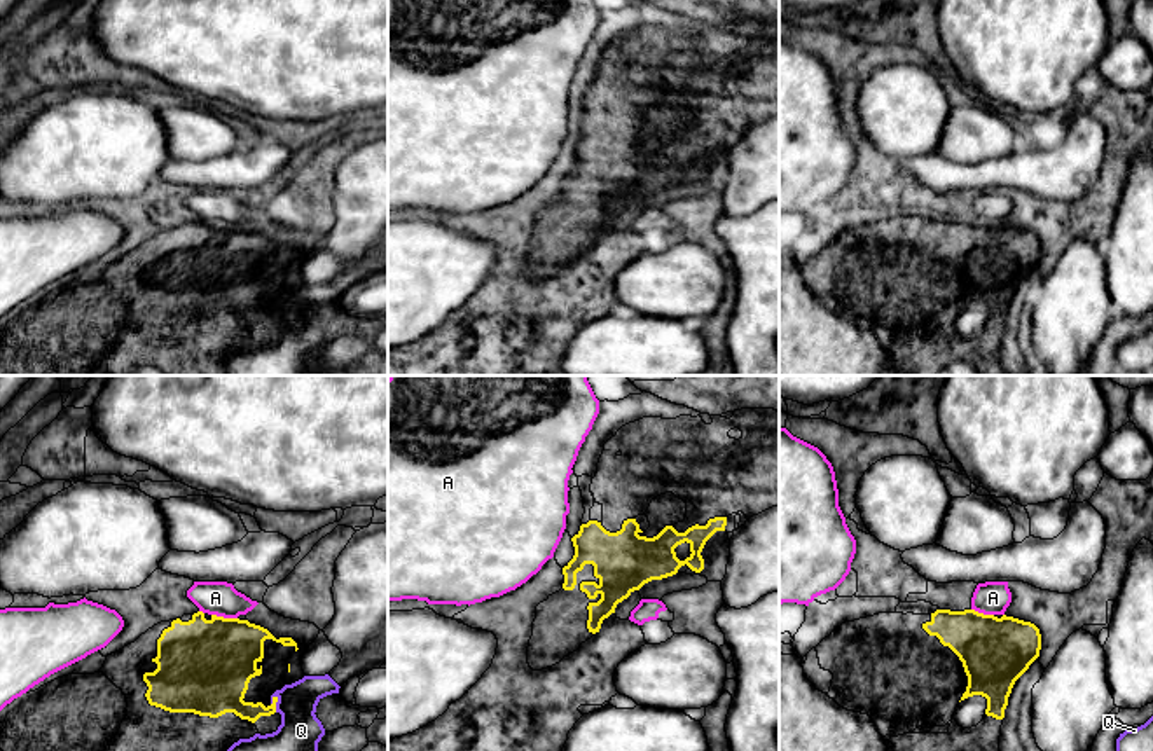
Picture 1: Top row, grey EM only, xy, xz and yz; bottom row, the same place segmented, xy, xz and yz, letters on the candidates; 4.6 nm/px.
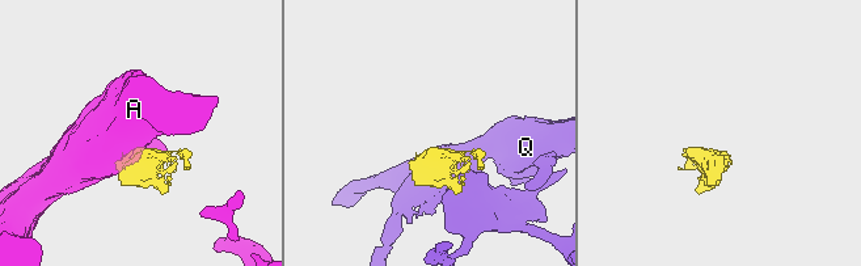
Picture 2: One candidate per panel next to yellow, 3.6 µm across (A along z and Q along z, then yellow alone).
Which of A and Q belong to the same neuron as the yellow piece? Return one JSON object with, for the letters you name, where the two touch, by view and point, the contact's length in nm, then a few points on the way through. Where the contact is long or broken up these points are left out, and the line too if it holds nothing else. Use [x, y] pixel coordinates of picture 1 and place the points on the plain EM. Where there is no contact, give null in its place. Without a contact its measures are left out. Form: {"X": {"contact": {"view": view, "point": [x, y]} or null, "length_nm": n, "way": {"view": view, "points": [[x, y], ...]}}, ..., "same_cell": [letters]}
{"same_cell": []}

